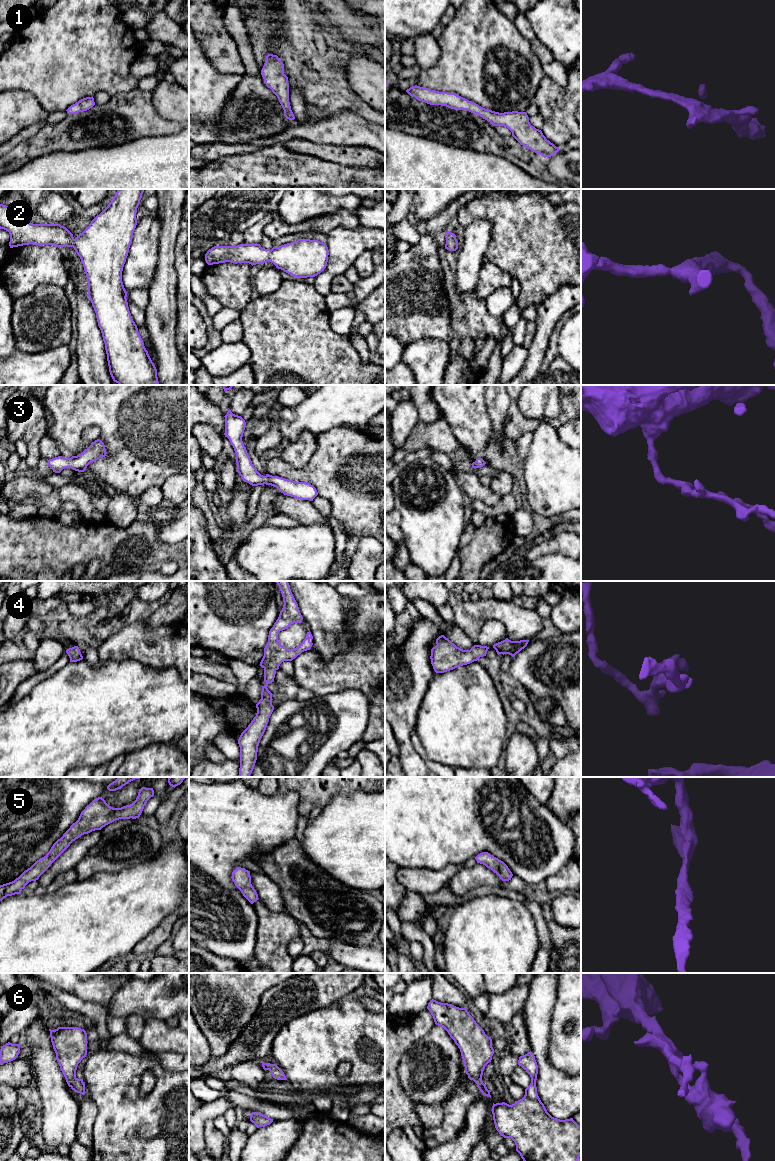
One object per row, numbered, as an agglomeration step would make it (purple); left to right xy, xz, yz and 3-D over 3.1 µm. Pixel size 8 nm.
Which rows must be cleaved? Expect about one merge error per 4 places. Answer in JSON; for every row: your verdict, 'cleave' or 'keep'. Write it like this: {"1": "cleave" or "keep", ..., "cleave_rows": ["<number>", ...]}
{"1": "keep", "2": "keep", "3": "keep", "4": "keep", "5": "keep", "6": "keep", "cleave_rows": []}

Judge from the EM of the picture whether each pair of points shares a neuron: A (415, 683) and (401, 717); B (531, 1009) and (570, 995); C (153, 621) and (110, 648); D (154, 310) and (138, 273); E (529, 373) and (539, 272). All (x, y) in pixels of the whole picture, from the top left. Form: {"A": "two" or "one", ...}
{"A": "one", "B": "two", "C": "two", "D": "two", "E": "two"}

